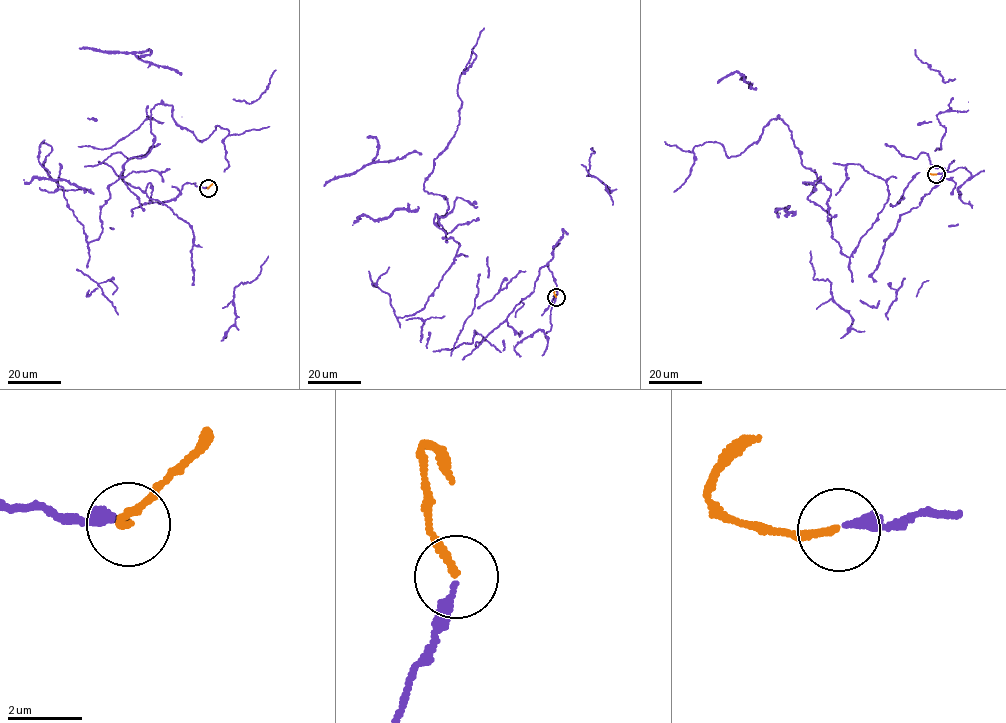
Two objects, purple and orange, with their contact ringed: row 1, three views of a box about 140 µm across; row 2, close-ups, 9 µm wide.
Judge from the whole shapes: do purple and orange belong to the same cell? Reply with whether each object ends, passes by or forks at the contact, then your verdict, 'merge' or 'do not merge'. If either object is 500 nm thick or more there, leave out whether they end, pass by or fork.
purple ends | orange ends | merge

